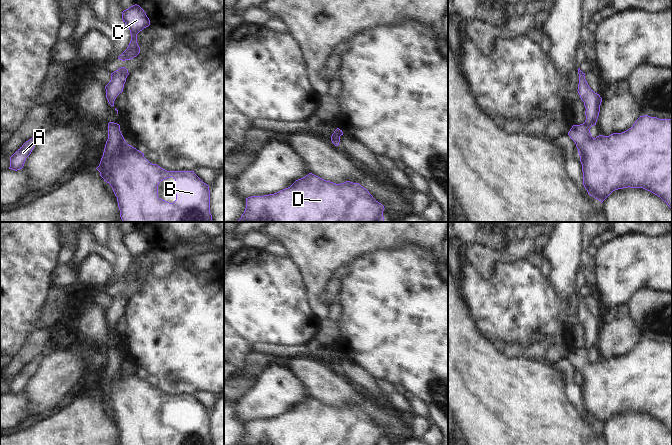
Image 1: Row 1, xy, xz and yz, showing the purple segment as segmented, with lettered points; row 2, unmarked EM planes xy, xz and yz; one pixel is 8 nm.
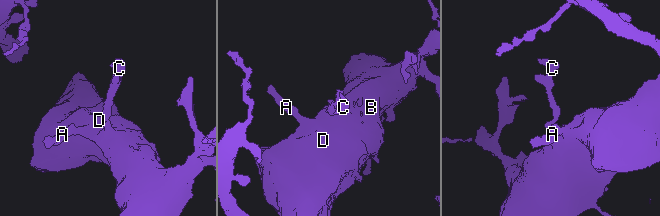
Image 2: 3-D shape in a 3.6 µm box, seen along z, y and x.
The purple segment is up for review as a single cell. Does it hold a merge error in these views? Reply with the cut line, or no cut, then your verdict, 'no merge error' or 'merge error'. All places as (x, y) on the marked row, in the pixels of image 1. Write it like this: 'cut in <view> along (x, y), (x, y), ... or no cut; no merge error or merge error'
no cut; no merge error

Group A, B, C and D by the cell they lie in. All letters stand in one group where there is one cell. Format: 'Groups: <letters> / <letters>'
Groups: A B C D.

